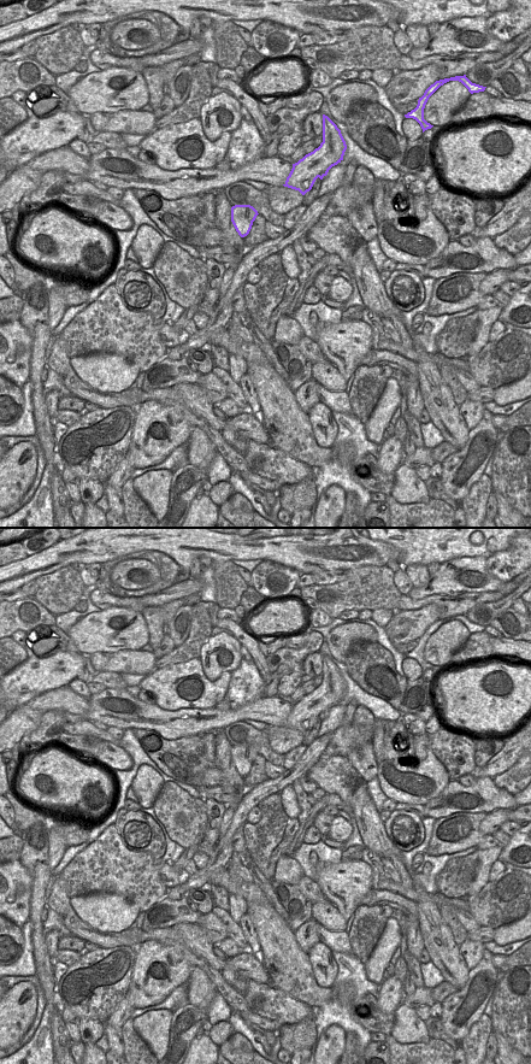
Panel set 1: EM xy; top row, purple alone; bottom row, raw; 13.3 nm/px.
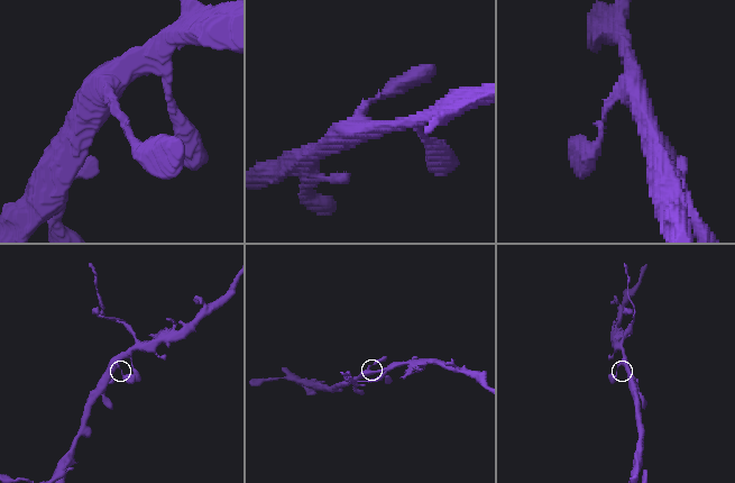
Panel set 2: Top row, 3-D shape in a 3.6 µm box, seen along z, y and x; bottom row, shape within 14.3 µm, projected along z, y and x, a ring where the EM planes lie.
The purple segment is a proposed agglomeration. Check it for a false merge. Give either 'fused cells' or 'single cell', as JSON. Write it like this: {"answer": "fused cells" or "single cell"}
{"answer": "fused cells"}

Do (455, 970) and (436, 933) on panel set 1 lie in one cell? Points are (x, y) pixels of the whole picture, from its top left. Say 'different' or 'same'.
same

